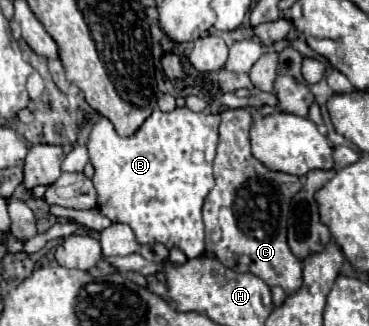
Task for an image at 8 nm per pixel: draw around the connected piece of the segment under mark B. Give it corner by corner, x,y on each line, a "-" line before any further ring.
186,106
172,112
154,110
140,130
130,138
120,138
108,118
94,122
86,148
96,170
92,180
98,190
98,210
112,222
128,224
134,230
138,244
162,242
166,248
180,248
186,258
196,258
206,252
202,204
214,186
212,162
218,144
218,124
220,114
192,112

